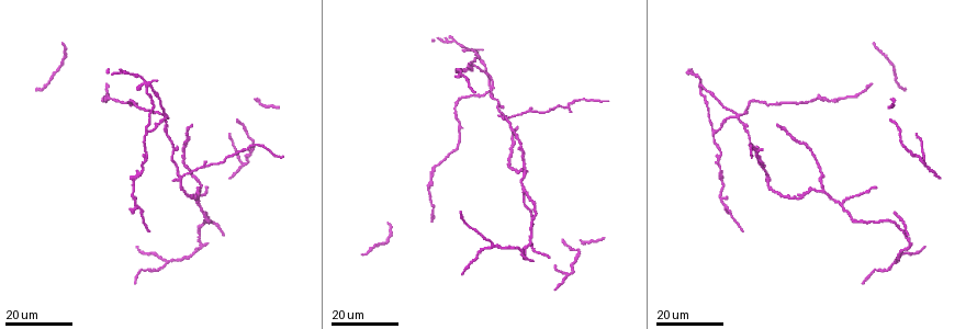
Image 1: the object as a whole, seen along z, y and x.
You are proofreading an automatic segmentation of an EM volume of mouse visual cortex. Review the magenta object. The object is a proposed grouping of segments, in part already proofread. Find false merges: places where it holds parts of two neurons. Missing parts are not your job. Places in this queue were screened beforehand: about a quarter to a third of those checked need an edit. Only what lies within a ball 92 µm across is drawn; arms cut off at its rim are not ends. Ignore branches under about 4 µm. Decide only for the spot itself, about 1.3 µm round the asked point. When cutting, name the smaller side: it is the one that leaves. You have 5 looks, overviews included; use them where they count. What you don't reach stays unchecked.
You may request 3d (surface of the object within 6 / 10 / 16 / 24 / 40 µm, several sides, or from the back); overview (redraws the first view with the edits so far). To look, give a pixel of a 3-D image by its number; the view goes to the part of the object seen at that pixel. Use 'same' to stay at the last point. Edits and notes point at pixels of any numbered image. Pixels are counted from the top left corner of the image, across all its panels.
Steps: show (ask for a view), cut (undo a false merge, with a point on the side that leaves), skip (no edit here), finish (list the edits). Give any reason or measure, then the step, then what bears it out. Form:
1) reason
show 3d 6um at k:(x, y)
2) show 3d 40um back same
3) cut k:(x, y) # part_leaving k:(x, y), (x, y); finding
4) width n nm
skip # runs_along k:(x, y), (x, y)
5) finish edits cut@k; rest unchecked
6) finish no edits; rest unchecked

four or more arms meet
show 3d 24um at 1:(177, 176)

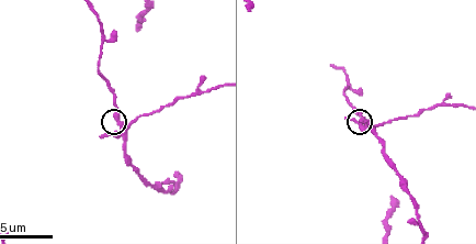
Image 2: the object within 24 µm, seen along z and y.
zoom in
show 3d 6um at 2:(121, 124)

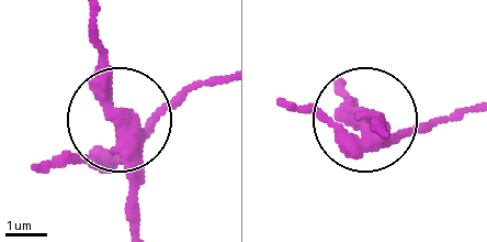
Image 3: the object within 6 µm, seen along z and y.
show 3d 6um back at 3:(125, 127)

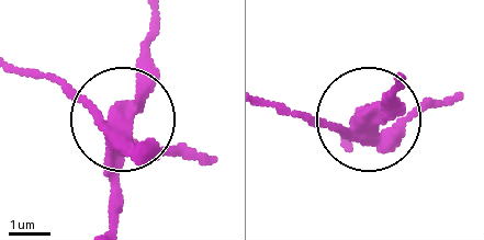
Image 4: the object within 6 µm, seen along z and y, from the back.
side_arm 116 um
cut 4:(173, 153) # part_leaving 4:(115, 130), (56, 81), (24, 70); two neurons meet here

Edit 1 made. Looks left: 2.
three-way junction
show 3d 24um at 1:(822, 192)

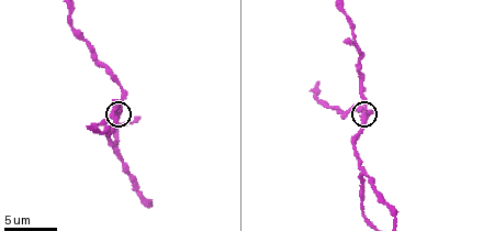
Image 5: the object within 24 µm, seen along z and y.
show 3d 10um at 5:(364, 117)

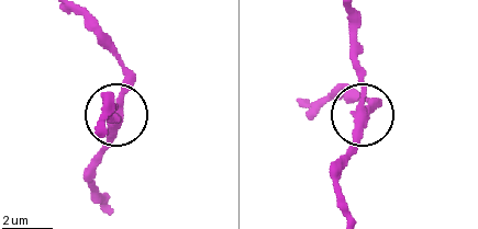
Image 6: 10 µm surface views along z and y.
width 310 nm
skip # one neuron here

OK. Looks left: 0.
finish edits cut@4; rest unchecked

